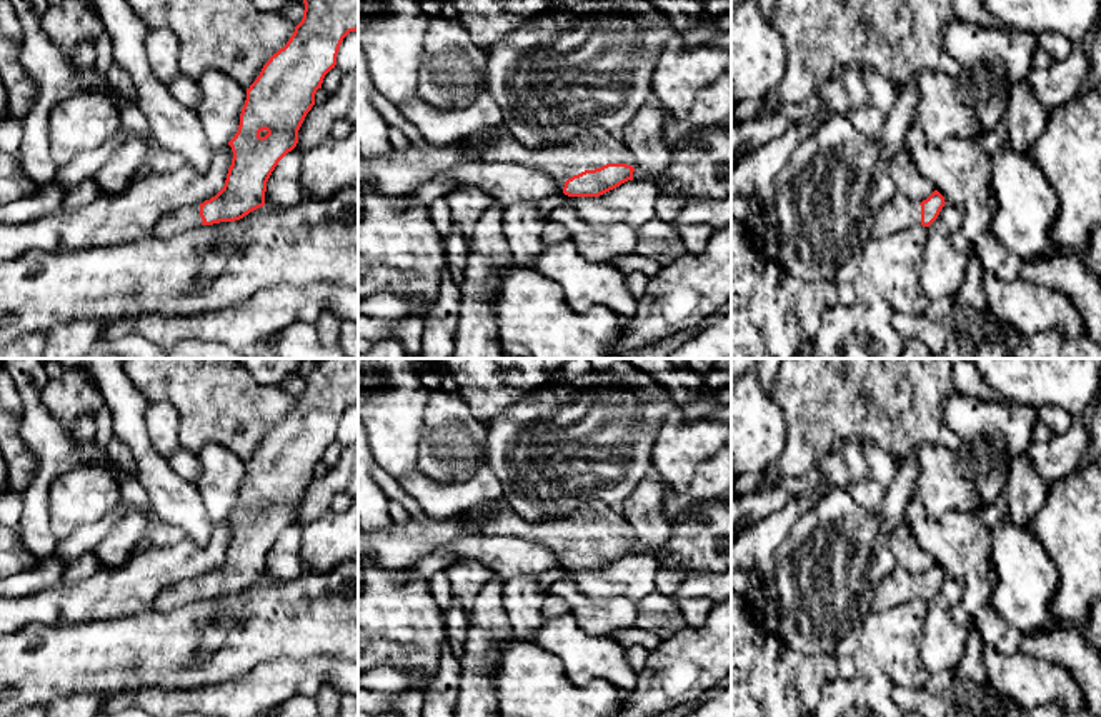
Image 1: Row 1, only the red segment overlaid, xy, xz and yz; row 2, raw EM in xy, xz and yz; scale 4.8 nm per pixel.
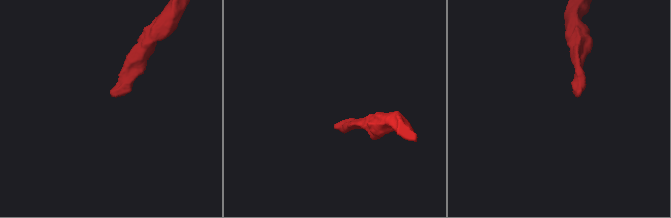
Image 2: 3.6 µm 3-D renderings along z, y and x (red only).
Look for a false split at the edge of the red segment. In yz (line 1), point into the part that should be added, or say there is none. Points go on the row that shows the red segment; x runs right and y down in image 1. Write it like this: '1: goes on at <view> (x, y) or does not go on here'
1: goes on at yz (900, 212)

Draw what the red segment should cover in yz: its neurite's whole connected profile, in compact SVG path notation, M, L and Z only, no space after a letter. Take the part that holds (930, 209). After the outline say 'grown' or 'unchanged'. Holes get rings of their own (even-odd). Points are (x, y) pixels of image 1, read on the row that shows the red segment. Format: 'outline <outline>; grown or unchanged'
outline M938 190L921 203L909 200L903 193L896 193L878 212L873 237L883 238L918 223L929 227L938 218L944 203L944 197Z; grown

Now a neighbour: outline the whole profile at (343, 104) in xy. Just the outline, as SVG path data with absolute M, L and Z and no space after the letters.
M358 68L343 75L335 93L323 103L315 103L306 113L300 130L295 152L305 155L325 138L331 137L331 125L348 120L358 125Z

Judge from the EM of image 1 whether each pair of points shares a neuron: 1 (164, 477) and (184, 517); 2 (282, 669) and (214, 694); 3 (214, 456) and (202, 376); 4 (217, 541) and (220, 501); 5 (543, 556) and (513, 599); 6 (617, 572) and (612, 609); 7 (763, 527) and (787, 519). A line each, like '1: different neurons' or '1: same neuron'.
1: same neuron
2: same neuron
3: different neurons
4: different neurons
5: different neurons
6: different neurons
7: same neuron

